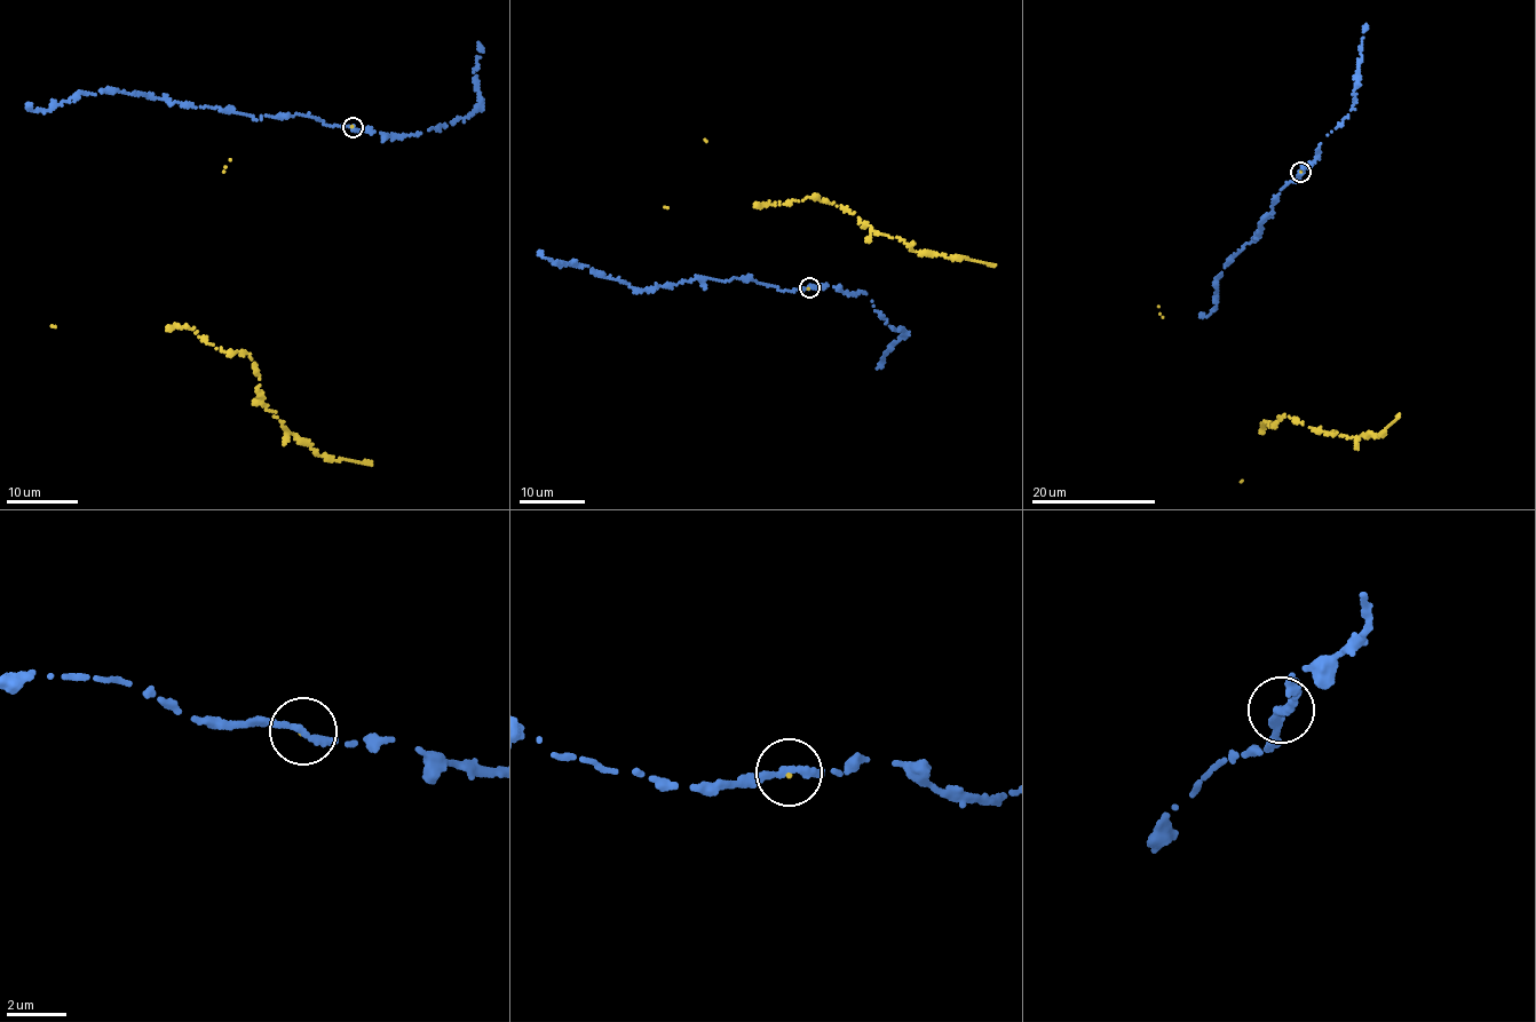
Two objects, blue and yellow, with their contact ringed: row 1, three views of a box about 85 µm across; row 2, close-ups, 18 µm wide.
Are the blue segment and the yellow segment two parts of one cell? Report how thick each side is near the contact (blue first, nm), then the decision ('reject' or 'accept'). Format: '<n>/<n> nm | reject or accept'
360/50 nm | accept

